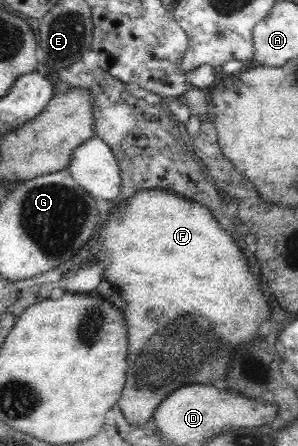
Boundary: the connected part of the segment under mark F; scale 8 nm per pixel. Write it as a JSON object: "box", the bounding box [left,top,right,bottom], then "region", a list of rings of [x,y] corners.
{"box":[86,190,269,426],"region":[[[162,190],[137,192],[128,198],[122,218],[108,216],[106,220],[100,220],[96,236],[102,238],[98,240],[102,246],[90,248],[86,258],[104,266],[104,280],[116,284],[126,302],[122,312],[128,329],[127,377],[117,404],[130,426],[142,426],[152,419],[158,404],[177,388],[184,384],[210,384],[212,380],[220,380],[220,372],[216,370],[226,368],[228,350],[236,344],[244,344],[244,338],[258,332],[260,322],[268,320],[269,302],[261,293],[258,280],[248,269],[248,262],[234,238],[204,206],[188,198],[166,194]]]}

